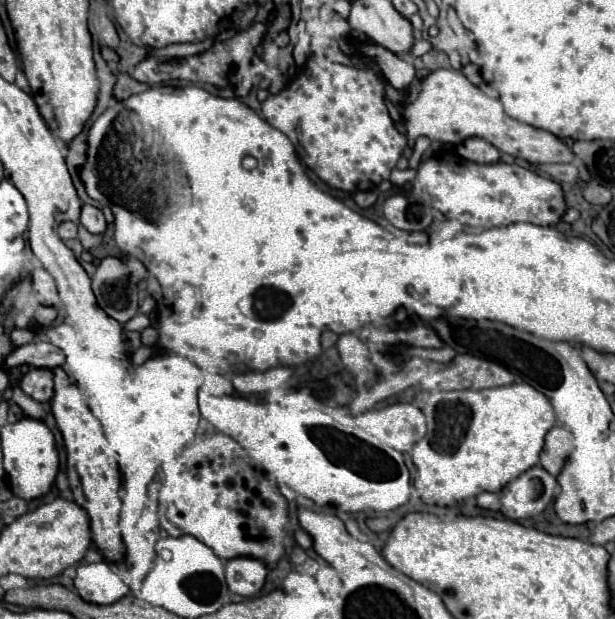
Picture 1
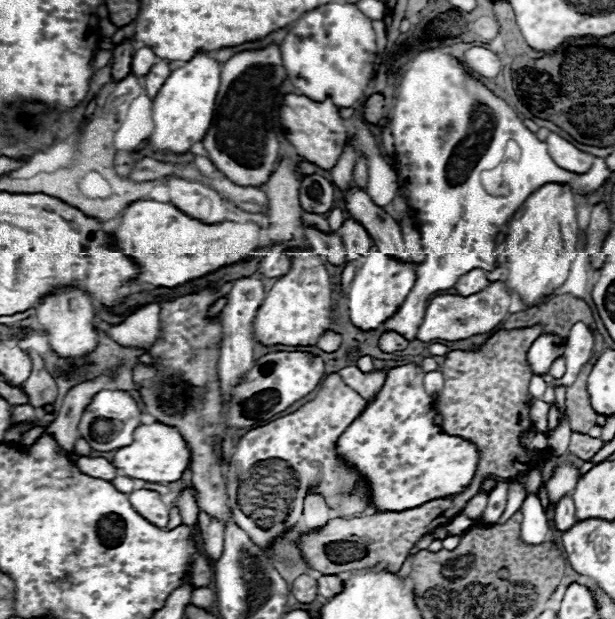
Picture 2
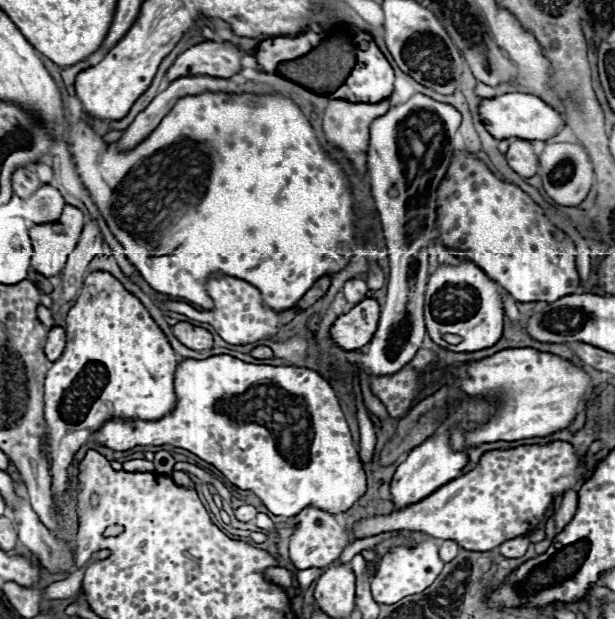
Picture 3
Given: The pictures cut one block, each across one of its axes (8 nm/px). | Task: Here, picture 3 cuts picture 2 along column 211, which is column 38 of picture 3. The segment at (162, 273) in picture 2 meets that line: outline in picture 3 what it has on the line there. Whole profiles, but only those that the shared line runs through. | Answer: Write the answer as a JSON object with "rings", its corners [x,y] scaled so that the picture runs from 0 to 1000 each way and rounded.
{"rings":[[[114,333],[104,336],[98,355],[78,362],[55,362],[49,368],[49,388],[55,401],[49,430],[75,449],[94,446],[101,439],[137,368],[137,346],[133,355],[107,349],[114,349]]]}

